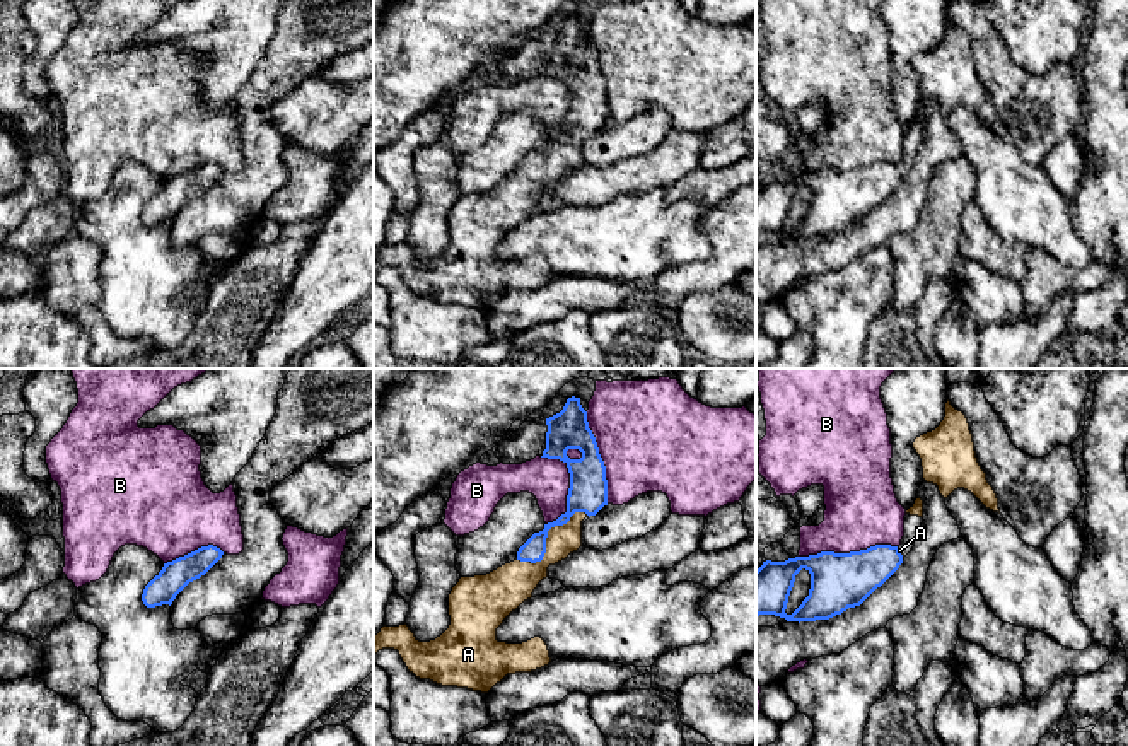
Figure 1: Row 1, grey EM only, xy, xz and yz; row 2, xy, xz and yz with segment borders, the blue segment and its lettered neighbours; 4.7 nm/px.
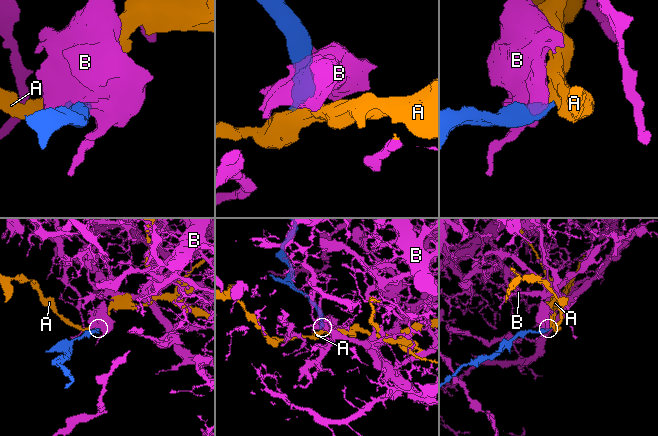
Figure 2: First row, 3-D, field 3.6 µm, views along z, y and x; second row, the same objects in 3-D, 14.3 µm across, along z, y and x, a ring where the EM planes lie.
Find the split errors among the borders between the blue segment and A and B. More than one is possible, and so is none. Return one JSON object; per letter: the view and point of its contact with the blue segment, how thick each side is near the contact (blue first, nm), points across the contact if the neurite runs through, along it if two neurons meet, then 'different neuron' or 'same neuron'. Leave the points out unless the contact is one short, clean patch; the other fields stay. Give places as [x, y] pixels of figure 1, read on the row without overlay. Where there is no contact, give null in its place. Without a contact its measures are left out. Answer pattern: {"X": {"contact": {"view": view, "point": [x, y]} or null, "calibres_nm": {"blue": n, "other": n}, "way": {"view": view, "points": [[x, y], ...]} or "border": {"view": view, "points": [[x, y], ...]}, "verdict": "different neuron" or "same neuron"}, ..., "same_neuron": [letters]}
{"A": {"contact": {"view": "xz", "point": [546, 154]}, "calibres_nm": {"blue": 140, "other": 180}, "way": {"view": "xz", "points": [[582, 115], [579, 125], [546, 154], [541, 176], [517, 197]]}, "verdict": "same neuron"}, "B": {"contact": {"view": "yz", "point": [847, 171]}, "calibres_nm": {"blue": 280, "other": 340}, "verdict": "different neuron"}, "same_neuron": ["A"]}

